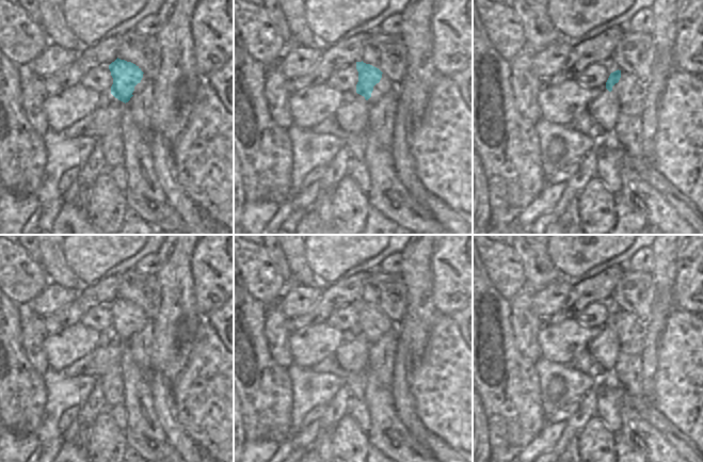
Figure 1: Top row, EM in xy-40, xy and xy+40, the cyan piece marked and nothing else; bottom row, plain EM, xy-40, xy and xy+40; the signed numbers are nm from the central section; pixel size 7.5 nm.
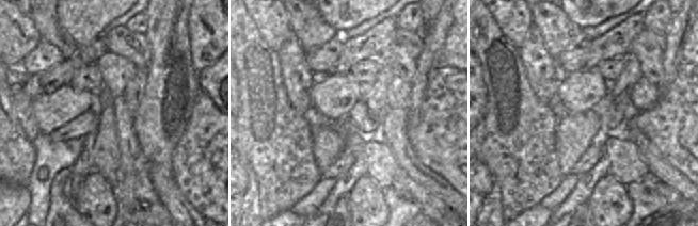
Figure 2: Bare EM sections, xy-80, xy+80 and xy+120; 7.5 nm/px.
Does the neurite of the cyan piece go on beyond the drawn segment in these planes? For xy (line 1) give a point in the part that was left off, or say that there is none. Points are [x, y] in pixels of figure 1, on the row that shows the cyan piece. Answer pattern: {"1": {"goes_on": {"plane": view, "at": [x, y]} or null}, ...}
{"1": {"goes_on": null}}

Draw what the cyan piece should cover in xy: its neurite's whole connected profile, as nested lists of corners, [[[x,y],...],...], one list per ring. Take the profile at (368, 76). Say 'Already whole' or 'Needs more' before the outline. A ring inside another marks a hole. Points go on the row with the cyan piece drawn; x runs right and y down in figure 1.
Already whole. [[[363,61],[356,62],[356,69],[358,71],[358,82],[356,84],[356,93],[364,96],[366,100],[371,97],[373,86],[380,82],[382,71]]]

